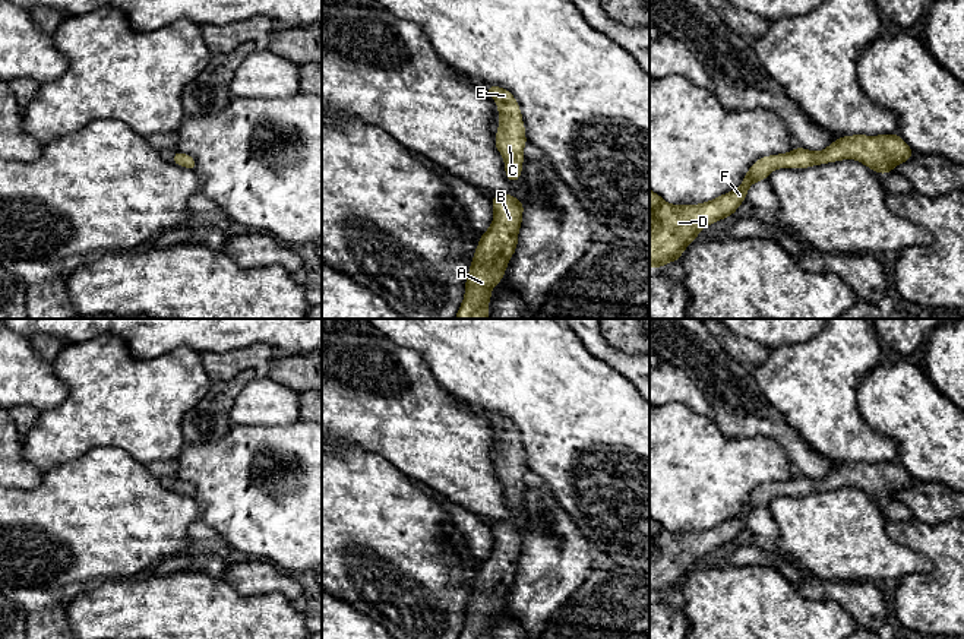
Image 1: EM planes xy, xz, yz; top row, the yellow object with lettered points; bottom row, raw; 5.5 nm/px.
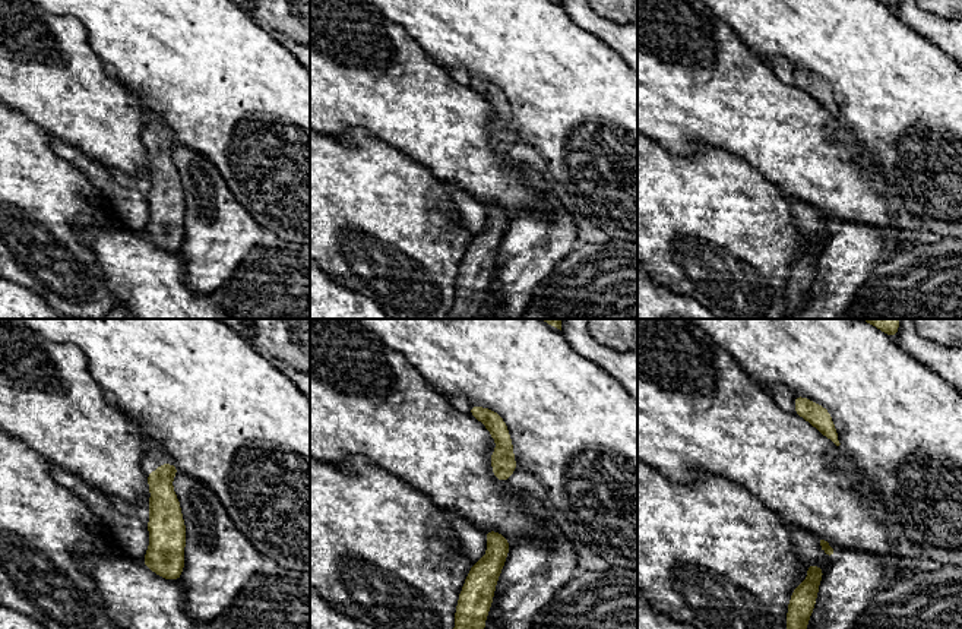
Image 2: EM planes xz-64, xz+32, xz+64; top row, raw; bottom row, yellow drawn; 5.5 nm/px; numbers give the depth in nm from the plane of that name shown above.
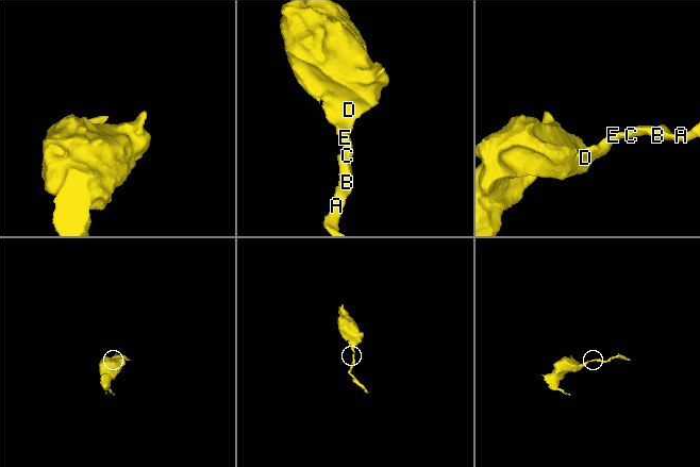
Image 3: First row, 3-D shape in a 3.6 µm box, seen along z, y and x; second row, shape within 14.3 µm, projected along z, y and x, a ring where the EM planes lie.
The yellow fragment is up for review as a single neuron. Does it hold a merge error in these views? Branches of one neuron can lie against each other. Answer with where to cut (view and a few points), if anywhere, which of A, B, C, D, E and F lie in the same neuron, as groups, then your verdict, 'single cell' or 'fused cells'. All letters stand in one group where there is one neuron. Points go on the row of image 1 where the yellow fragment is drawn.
no cut | A B C D E F | single cell

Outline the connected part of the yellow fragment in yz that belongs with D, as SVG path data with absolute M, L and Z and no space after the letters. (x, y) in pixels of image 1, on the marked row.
M895 133L841 136L821 152L799 146L787 154L764 156L752 164L739 189L705 203L669 205L649 189L649 268L661 268L679 260L705 227L734 215L746 200L749 187L755 181L767 180L777 168L807 168L841 159L857 159L884 175L911 156L911 148Z

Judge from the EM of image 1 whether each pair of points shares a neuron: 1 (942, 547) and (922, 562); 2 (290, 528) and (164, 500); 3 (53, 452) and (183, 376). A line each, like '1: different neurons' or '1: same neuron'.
1: different neurons
2: different neurons
3: same neuron

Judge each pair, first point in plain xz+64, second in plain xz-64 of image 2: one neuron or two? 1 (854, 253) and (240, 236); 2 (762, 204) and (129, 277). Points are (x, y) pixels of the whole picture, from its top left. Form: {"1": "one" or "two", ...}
{"1": "one", "2": "two"}

